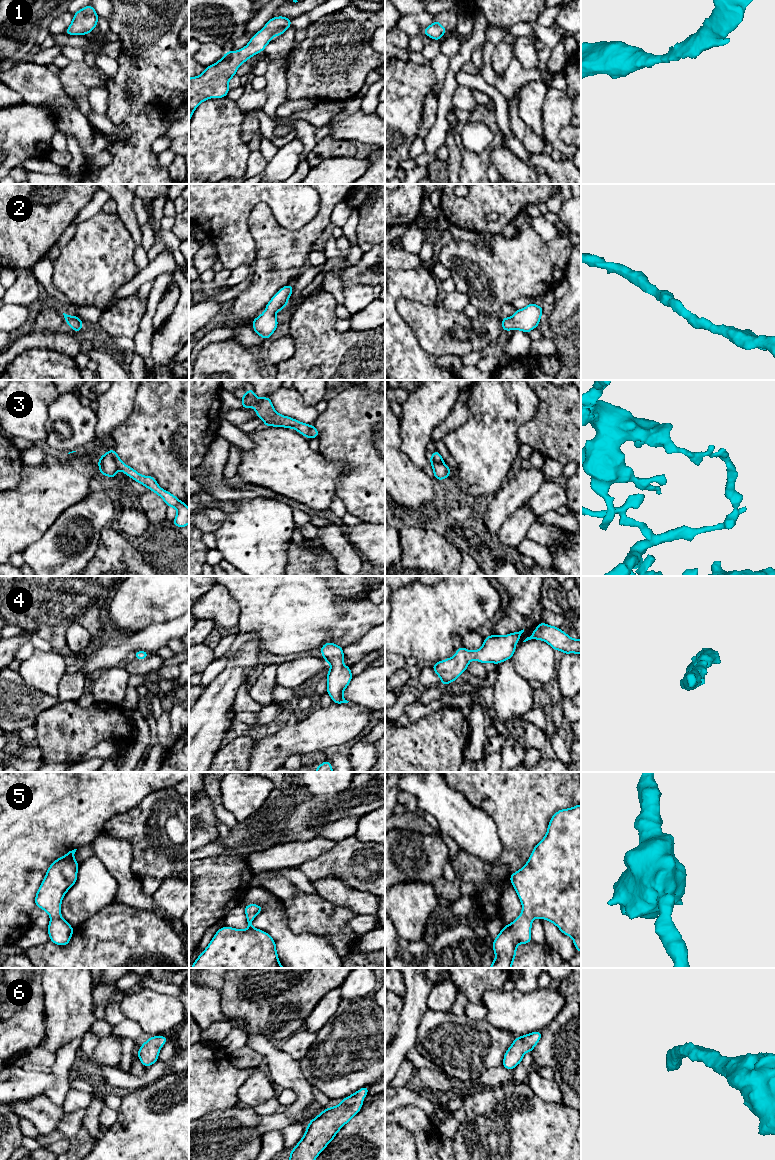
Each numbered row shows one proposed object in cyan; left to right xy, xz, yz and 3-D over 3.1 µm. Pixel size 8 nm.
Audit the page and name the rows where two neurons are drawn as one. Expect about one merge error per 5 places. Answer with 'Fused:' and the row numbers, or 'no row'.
Fused: 3

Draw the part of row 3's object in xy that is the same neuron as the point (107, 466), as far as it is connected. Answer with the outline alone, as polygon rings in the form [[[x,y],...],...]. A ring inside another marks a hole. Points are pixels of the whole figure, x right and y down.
[[[106,452],[102,455],[98,461],[99,471],[102,475],[115,478],[118,472],[118,466],[114,461],[110,452]]]

